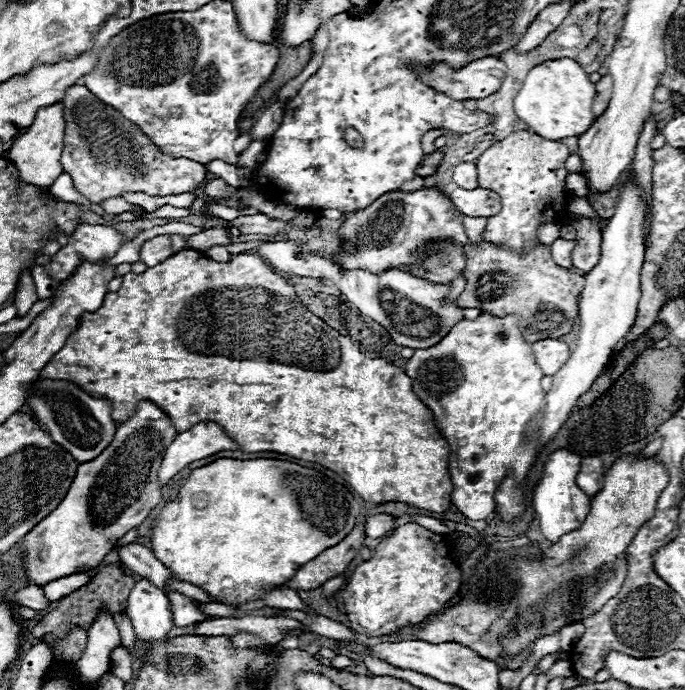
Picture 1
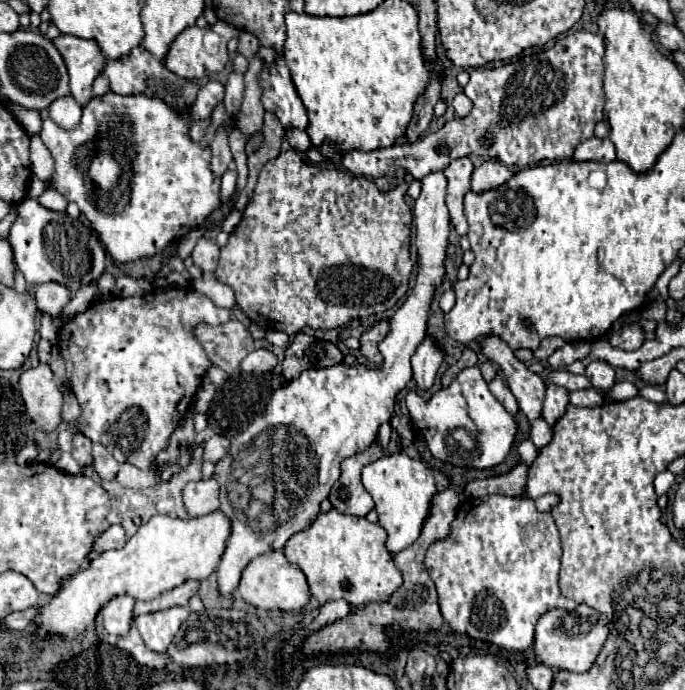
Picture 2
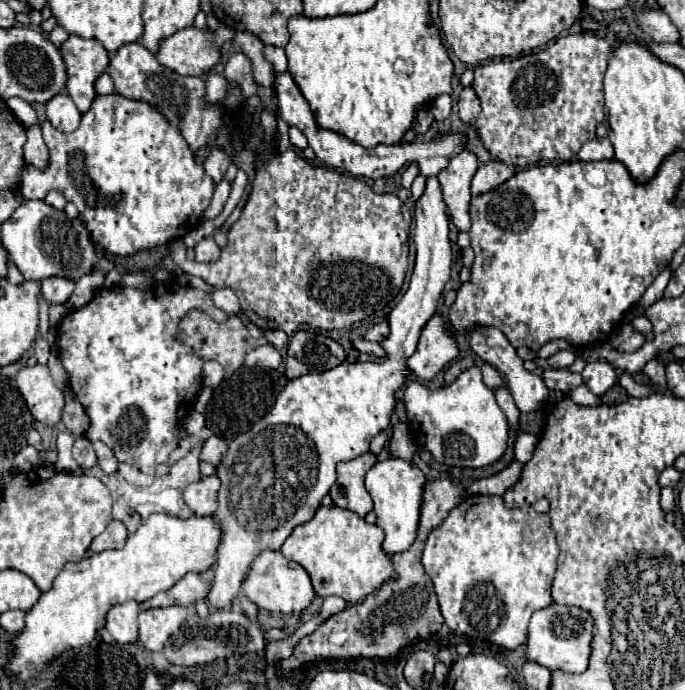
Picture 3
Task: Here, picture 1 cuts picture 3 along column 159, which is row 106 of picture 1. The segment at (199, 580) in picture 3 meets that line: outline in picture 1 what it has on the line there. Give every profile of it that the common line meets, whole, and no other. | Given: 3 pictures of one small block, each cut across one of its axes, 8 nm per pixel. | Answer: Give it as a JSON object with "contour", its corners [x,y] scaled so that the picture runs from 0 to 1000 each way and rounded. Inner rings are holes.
{"contour":[[[882,107],[873,119],[870,119],[870,148],[867,148],[867,168],[873,171],[885,154],[891,151],[893,142],[893,110]]]}

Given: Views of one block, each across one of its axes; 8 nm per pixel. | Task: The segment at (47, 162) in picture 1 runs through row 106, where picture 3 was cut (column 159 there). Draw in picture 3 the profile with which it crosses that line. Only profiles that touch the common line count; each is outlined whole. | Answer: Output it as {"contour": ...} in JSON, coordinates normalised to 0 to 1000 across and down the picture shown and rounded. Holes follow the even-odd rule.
{"contour":[[[277,38],[239,55],[228,75],[228,87],[266,110],[298,110],[318,90],[324,61],[339,55],[342,43],[330,38],[321,38],[315,46]]]}

